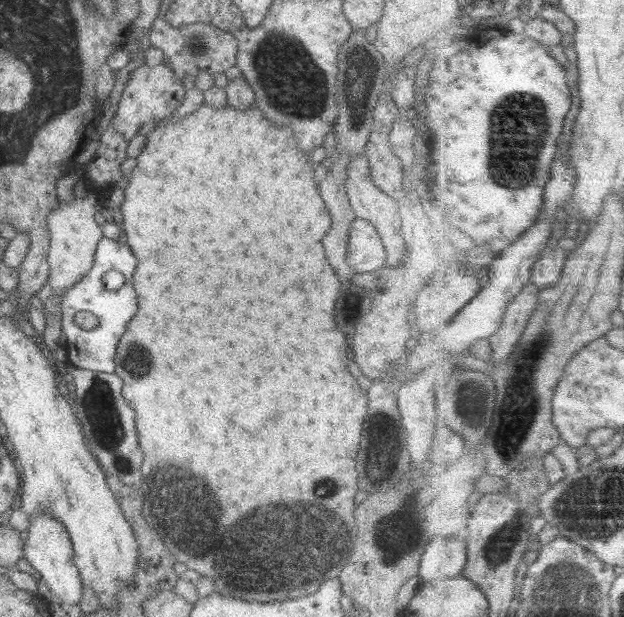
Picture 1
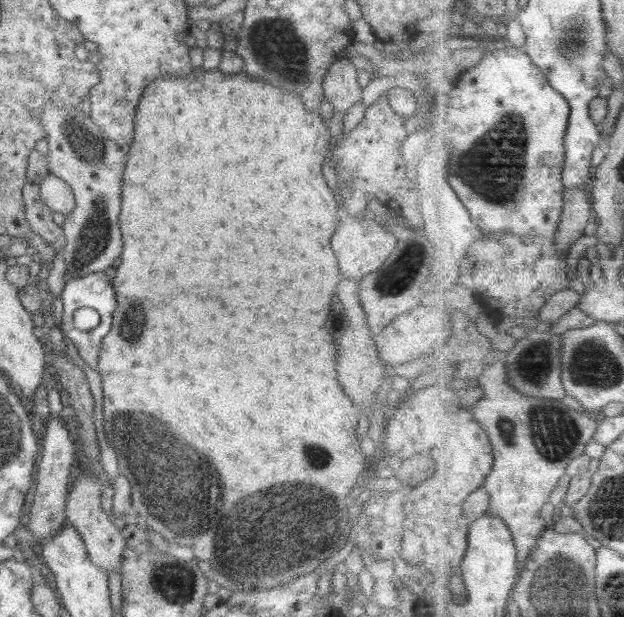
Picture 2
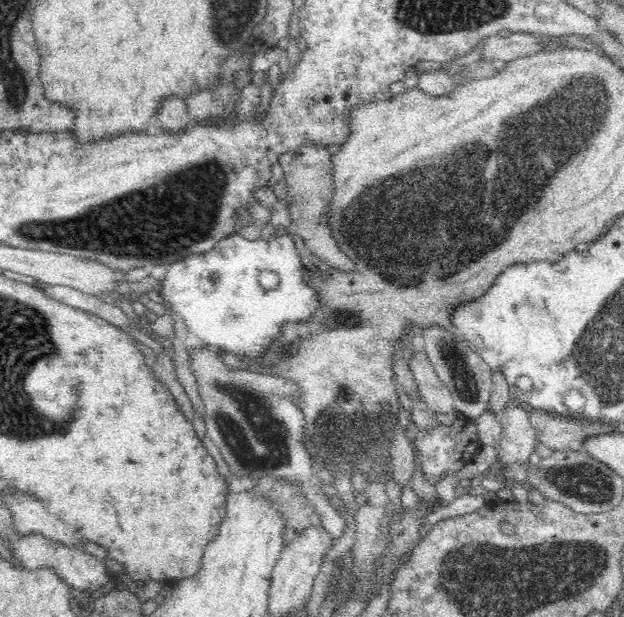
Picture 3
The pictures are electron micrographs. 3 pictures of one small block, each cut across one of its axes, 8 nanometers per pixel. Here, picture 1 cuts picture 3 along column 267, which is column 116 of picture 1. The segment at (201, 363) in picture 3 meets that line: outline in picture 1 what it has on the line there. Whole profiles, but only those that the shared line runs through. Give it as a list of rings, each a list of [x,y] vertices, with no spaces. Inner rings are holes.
[[[72,364],[62,366],[63,372],[71,372],[74,392],[70,396],[71,406],[78,419],[89,451],[98,459],[107,475],[118,477],[124,484],[141,482],[144,453],[138,443],[136,431],[136,411],[122,396],[122,380],[116,373],[84,370]]]

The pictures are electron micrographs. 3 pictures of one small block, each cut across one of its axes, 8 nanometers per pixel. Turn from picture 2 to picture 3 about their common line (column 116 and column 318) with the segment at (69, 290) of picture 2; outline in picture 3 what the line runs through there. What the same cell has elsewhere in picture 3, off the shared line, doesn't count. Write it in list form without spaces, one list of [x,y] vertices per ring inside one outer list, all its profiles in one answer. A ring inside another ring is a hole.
[[[279,231],[278,235],[266,242],[263,239],[250,241],[244,239],[240,233],[232,233],[220,239],[209,251],[189,254],[178,262],[173,262],[161,282],[160,289],[155,296],[163,298],[171,304],[176,316],[184,320],[187,328],[204,342],[226,348],[238,359],[260,358],[262,350],[280,334],[280,324],[292,320],[308,320],[314,310],[322,305],[318,302],[314,290],[306,286],[302,276],[302,256],[299,242],[295,236]],[[264,270],[272,270],[280,276],[278,288],[266,290],[258,284],[258,274]]]

